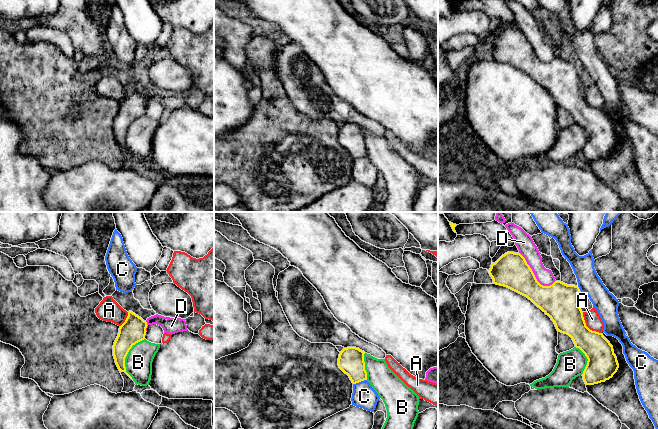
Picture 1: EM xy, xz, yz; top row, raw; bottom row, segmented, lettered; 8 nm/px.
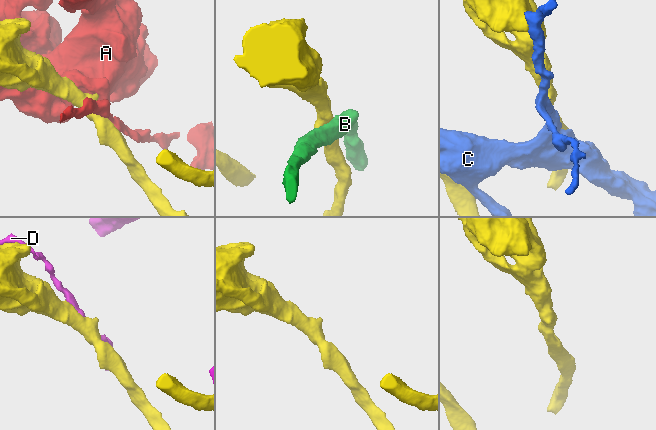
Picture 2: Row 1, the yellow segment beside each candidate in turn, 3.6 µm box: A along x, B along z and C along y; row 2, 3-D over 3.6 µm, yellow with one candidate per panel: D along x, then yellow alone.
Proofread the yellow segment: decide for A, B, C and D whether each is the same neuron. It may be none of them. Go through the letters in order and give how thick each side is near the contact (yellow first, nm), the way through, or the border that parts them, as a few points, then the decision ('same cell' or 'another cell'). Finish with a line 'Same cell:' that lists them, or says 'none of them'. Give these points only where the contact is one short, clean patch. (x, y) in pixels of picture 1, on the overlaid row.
A: 280/130 nm | another cell
B: 200/220 nm | another cell
C: 200/190 nm | another cell
D: 280/140 nm | another cell
Same cell: none of them

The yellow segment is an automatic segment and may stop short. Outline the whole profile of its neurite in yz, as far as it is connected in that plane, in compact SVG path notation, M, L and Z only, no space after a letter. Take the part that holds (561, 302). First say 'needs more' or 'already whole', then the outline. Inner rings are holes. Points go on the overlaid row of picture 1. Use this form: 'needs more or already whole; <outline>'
already whole; M507 252L495 263L492 263L489 274L496 285L507 287L531 300L538 308L548 315L554 322L556 329L569 335L576 348L579 348L587 357L587 365L583 371L583 380L586 385L605 382L613 377L619 368L613 346L602 333L590 330L585 323L580 308L581 291L578 286L567 285L555 281L550 286L541 285L525 258L520 253Z

